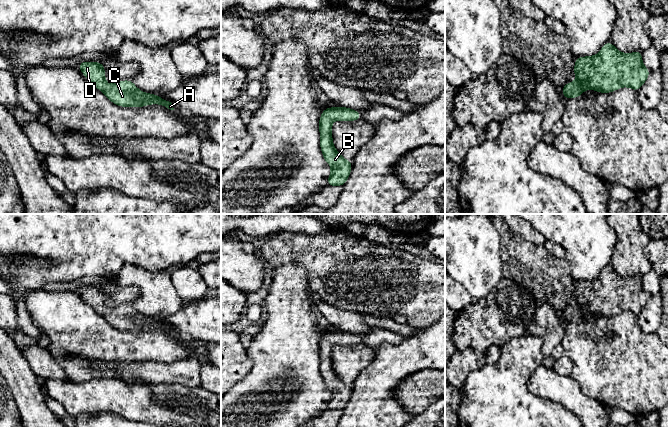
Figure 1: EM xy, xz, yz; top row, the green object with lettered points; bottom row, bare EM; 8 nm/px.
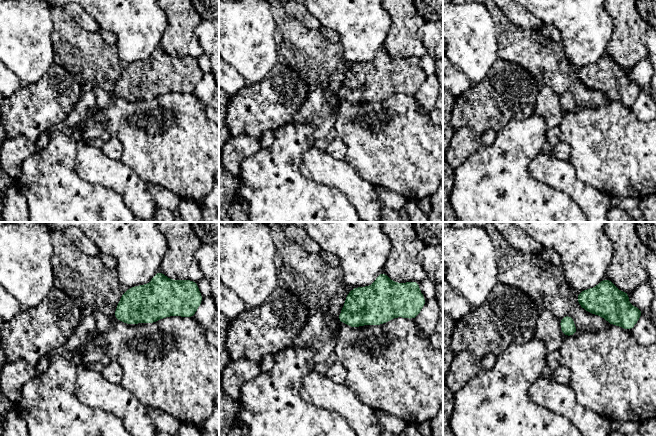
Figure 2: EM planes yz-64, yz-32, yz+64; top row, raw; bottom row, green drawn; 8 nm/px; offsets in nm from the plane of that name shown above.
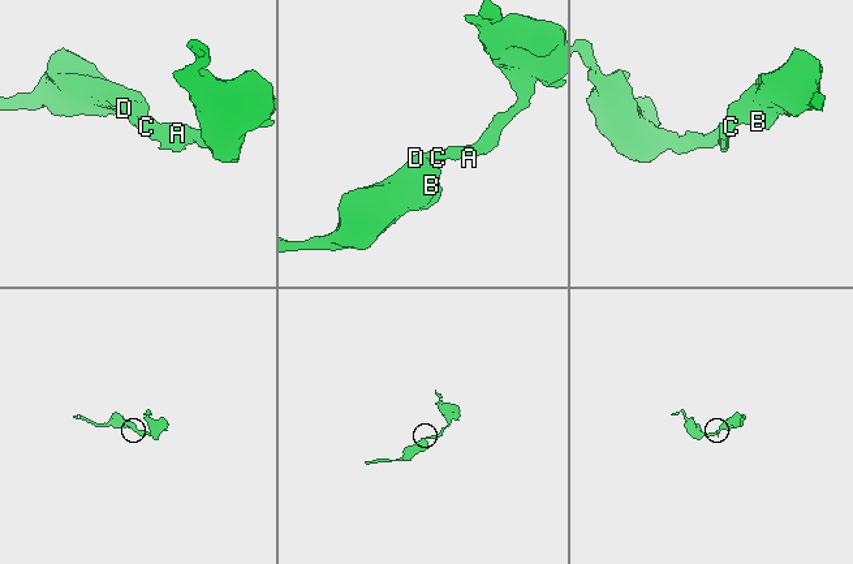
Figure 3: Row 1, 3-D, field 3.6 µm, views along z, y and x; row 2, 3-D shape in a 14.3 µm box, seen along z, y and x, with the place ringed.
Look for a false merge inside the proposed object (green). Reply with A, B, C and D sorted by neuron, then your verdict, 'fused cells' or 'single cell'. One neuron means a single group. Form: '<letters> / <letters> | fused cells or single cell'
A B C D | single cell

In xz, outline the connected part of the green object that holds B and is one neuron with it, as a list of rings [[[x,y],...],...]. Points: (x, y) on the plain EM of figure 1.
[[[347,331],[325,332],[319,342],[321,376],[325,386],[331,389],[327,410],[344,410],[352,394],[352,386],[343,382],[333,369],[332,346],[359,343],[361,343],[361,337]]]

